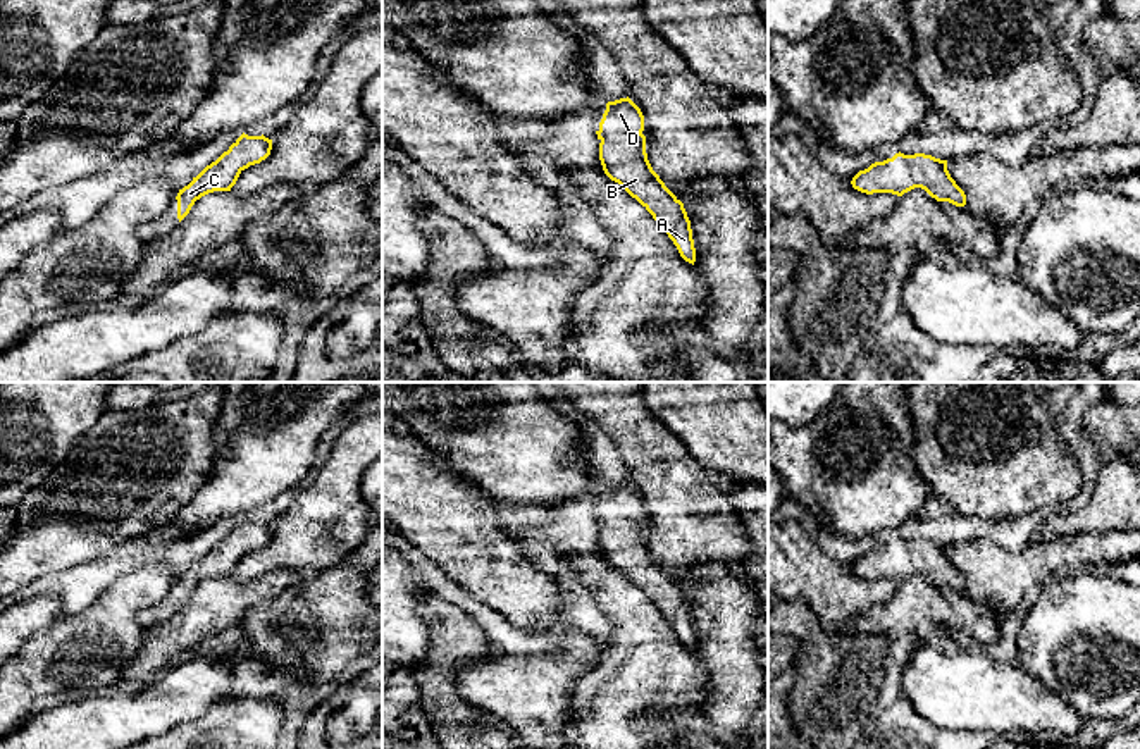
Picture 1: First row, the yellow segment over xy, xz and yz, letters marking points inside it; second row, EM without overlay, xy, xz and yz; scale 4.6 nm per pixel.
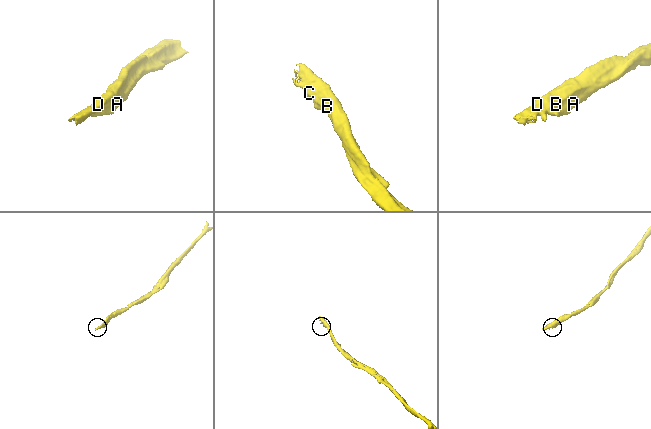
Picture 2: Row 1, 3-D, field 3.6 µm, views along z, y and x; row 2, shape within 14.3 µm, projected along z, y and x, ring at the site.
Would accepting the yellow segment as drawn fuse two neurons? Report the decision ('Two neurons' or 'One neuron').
One neuron

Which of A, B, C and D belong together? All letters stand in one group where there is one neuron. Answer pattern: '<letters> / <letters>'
A B C D

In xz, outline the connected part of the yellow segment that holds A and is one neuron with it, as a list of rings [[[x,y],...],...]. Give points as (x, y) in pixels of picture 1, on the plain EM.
[[[627,482],[606,489],[596,517],[604,560],[635,584],[668,620],[680,642],[696,647],[691,606],[684,589],[653,556],[646,539],[644,501]]]

